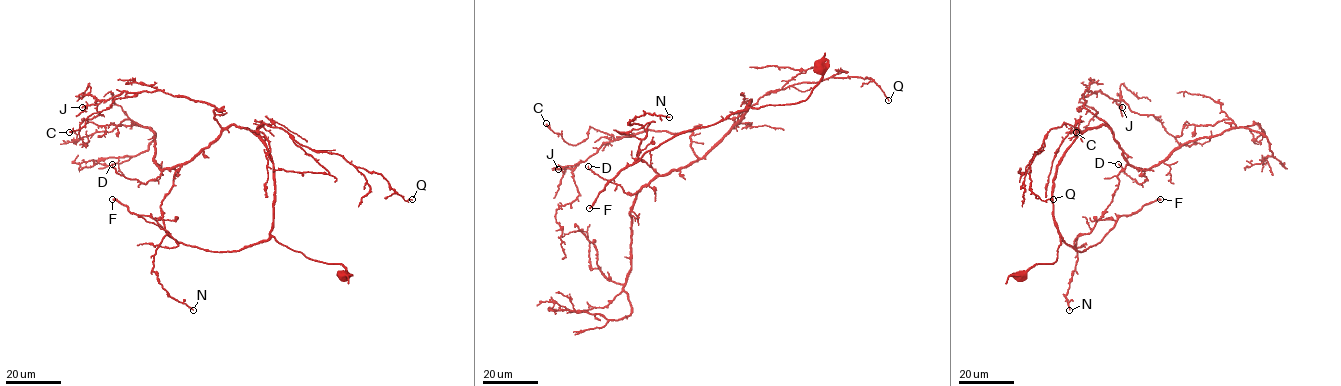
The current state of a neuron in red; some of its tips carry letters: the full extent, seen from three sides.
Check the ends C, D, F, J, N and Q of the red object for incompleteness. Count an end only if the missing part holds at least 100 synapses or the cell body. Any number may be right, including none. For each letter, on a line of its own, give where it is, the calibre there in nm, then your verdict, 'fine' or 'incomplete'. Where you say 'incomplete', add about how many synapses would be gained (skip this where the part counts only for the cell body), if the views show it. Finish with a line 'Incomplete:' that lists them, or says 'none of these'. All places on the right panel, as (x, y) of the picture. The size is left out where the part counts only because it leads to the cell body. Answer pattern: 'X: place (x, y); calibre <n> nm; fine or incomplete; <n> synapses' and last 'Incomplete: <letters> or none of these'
C: place (1076, 132); calibre 240 nm; fine
D: place (1118, 164); calibre 130 nm; fine
F: place (1160, 199); calibre 240 nm; incomplete; 300 synapses
J: place (1122, 107); calibre 120 nm; fine
N: place (1069, 310); calibre 110 nm; fine
Q: place (1053, 199); calibre 80 nm; fine
Incomplete: F

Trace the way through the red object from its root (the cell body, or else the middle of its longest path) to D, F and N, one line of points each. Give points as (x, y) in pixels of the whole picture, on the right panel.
D: (1021, 276), (1057, 259), (1053, 178), (1066, 148), (1106, 125), (1147, 179), (1138, 184), (1118, 164)
F: (1021, 276), (1036, 264), (1056, 260), (1060, 236), (1082, 252), (1098, 243), (1120, 215), (1136, 213), (1160, 199)
N: (1021, 276), (1057, 259), (1058, 161), (1079, 134), (1106, 125), (1127, 164), (1105, 213), (1077, 236), (1069, 310)

